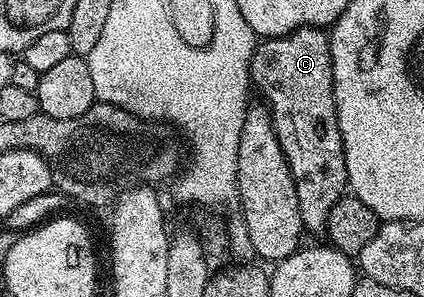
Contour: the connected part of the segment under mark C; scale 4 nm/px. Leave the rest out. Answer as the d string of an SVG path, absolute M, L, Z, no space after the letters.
M299 28L289 36L264 38L255 45L252 54L250 80L261 92L263 99L272 113L274 130L278 134L278 142L288 159L288 165L294 178L294 186L298 190L298 210L302 214L305 233L323 233L328 227L330 210L334 210L334 202L345 195L348 188L348 171L346 170L346 154L342 134L338 126L336 99L334 98L334 82L332 81L332 42L329 33L323 28Z

